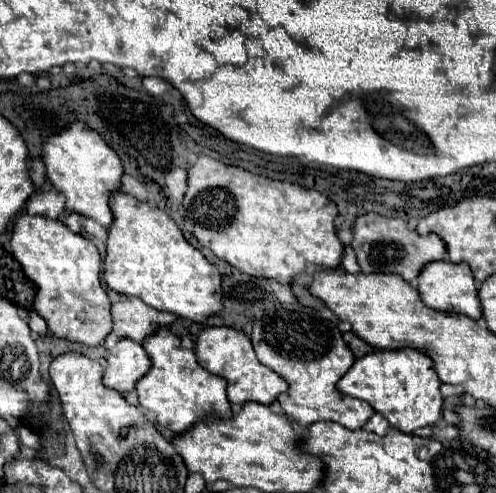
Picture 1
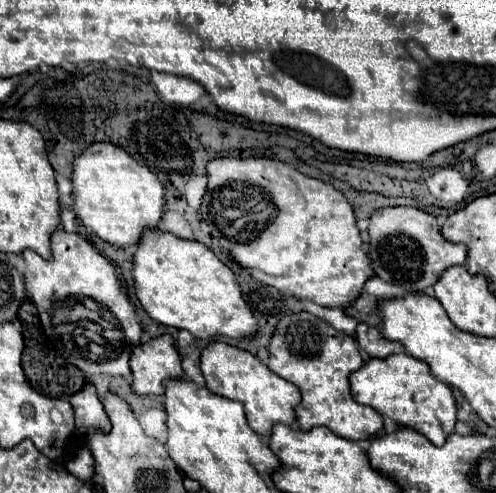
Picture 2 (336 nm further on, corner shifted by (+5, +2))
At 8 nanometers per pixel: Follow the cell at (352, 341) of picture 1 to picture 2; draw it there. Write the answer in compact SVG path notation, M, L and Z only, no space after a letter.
M357 324L357 344L361 350L365 350L369 356L375 358L387 358L389 354L403 352L399 342L391 342L383 338L377 328L371 328L367 324Z

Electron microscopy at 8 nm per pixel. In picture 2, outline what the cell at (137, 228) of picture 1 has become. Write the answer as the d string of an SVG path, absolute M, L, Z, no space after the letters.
M151 228L141 236L133 254L133 280L145 312L165 326L183 328L195 338L217 334L241 338L257 332L257 322L241 296L235 274L203 242Z

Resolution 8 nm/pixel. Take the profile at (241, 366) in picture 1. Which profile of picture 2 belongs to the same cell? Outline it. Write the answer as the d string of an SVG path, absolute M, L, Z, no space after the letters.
M211 342L201 352L201 372L203 372L207 388L211 392L243 402L247 422L257 434L269 436L269 430L275 422L291 424L295 420L293 406L301 402L299 388L295 384L279 378L251 352L225 344L225 342Z

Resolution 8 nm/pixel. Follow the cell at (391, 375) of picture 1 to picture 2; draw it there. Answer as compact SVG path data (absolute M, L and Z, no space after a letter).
M391 354L387 358L371 358L349 376L351 396L365 406L375 408L379 414L389 416L399 426L413 428L421 432L431 444L441 446L445 438L453 432L457 422L457 406L451 388L439 382L423 360L409 354Z

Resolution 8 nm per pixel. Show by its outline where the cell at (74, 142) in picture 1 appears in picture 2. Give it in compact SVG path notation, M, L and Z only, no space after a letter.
M95 142L73 160L73 212L101 240L113 246L133 246L145 228L155 228L163 212L163 186L159 178L129 156L121 146Z

